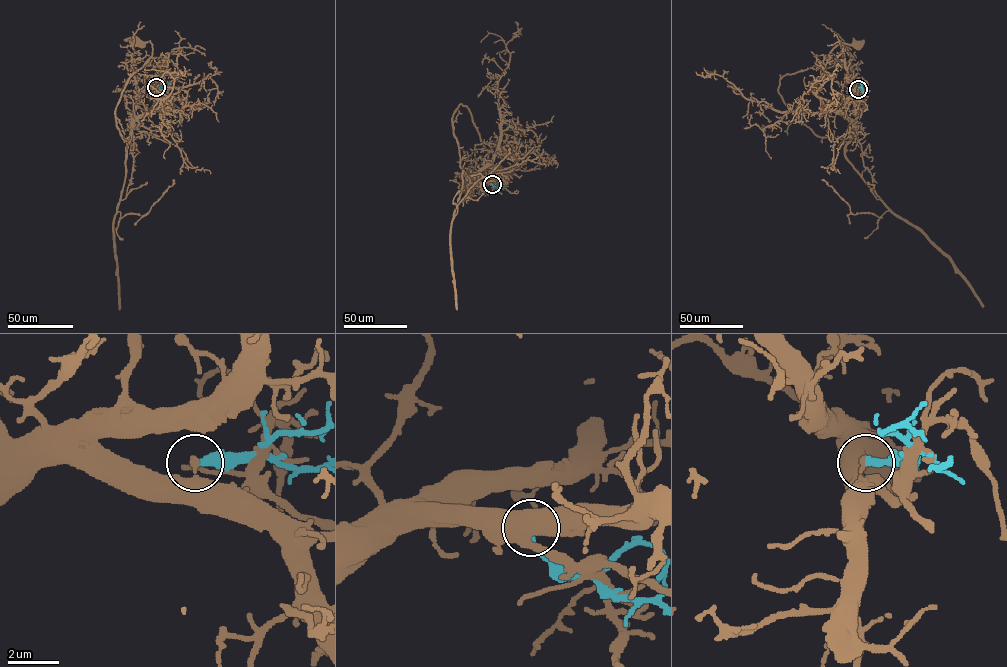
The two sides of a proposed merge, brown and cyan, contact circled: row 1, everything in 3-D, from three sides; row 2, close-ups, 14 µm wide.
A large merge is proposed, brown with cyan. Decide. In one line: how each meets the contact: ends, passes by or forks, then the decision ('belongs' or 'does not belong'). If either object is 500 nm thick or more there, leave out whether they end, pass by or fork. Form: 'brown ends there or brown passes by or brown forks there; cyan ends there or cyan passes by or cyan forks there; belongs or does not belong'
brown ends there; cyan ends there; does not belong

